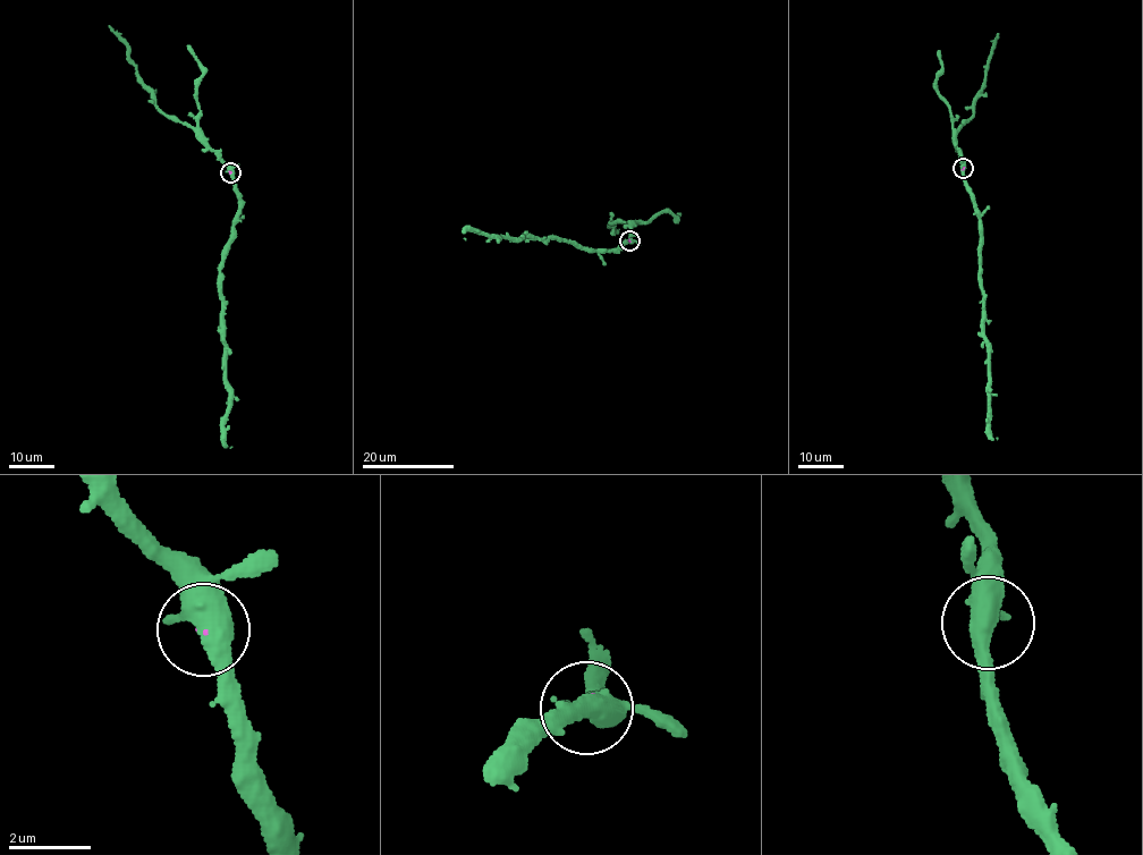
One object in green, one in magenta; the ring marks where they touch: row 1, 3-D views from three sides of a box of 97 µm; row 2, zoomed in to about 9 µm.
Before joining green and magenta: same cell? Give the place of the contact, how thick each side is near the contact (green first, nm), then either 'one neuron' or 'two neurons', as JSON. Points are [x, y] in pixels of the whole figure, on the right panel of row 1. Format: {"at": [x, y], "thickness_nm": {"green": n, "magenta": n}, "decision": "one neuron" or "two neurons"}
{"at": [963, 168], "thickness_nm": {"green": 550, "magenta": 60}, "decision": "one neuron"}

